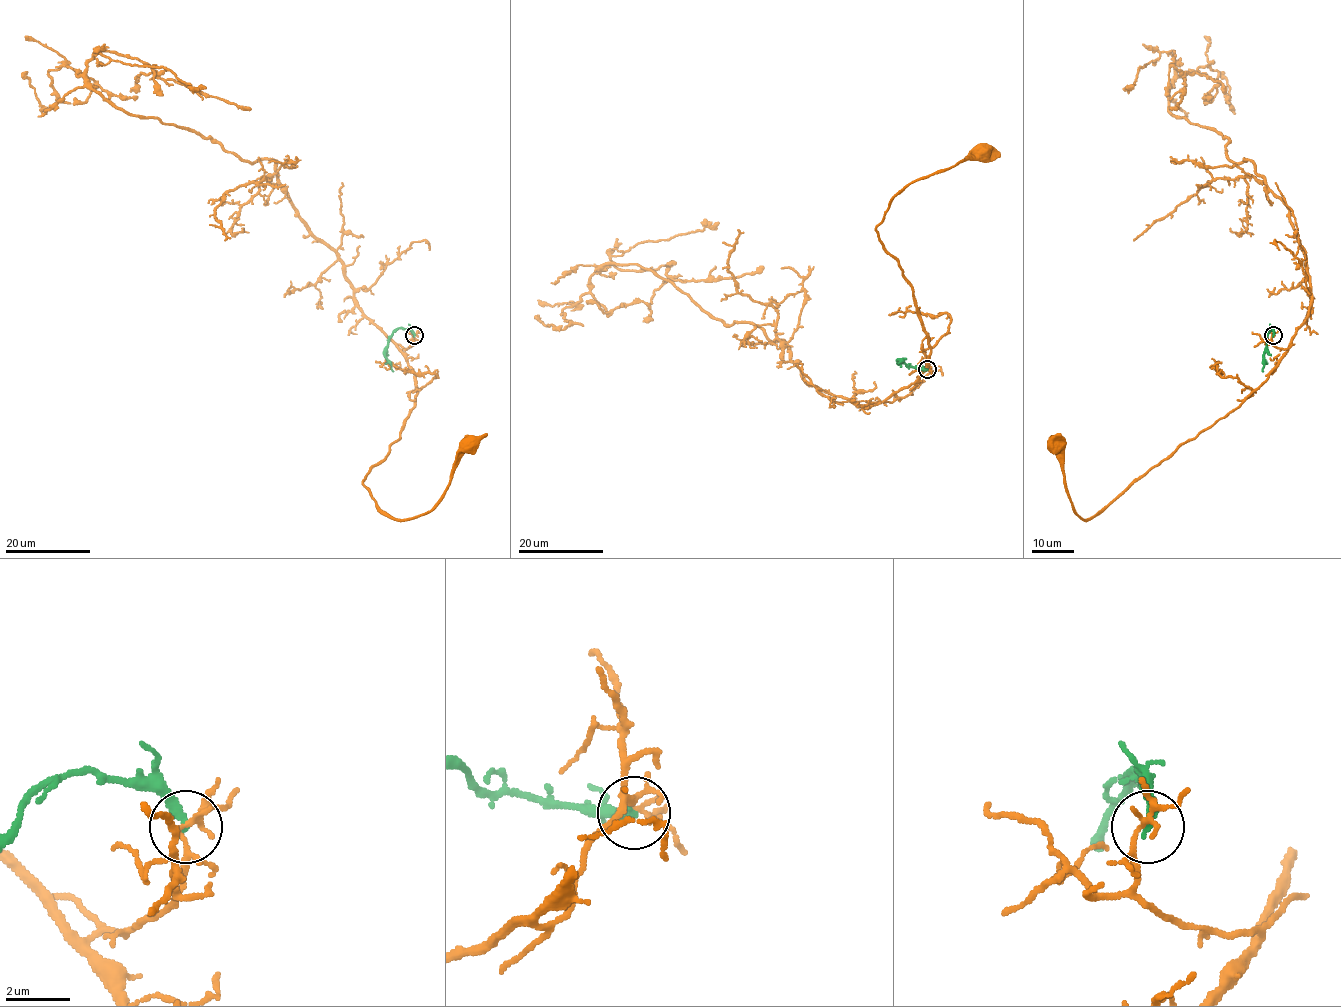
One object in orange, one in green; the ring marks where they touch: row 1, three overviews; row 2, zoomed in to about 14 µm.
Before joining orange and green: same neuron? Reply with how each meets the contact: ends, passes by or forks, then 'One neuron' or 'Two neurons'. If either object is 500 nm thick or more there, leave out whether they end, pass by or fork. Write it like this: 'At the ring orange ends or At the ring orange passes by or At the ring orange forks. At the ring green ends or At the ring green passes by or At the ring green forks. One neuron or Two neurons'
At the ring orange forks. At the ring green ends. Two neurons

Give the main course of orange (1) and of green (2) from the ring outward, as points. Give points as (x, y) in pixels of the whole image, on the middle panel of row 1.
1: (927, 368), (915, 383), (927, 365), (928, 335), (911, 285), (875, 230), (889, 202), (910, 183), (981, 152)
2: (927, 369), (898, 360), (906, 359)

